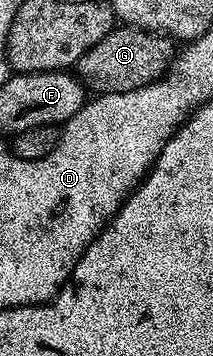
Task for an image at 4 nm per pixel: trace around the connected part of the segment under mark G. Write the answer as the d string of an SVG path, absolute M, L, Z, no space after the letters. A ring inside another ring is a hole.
M128 25L114 26L99 42L91 45L83 57L75 64L78 76L94 92L130 91L154 83L168 72L174 58L174 40L160 31L146 31L144 27ZM93 86L93 87L92 87Z

